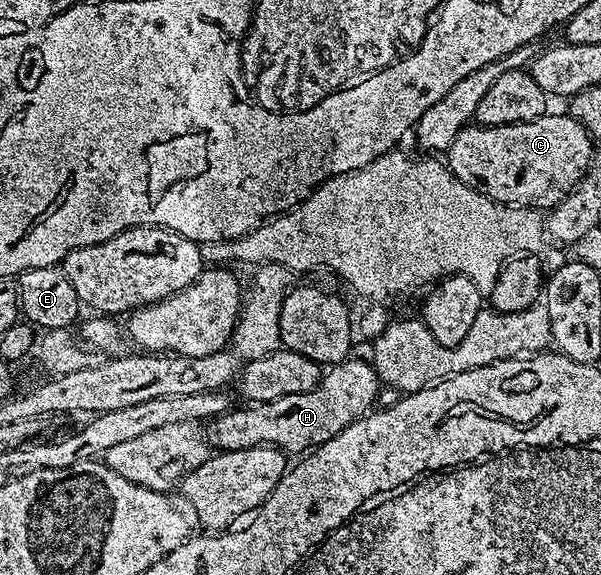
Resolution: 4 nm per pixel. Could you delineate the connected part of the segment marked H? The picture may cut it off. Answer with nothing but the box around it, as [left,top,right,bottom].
[209,360,381,455]

